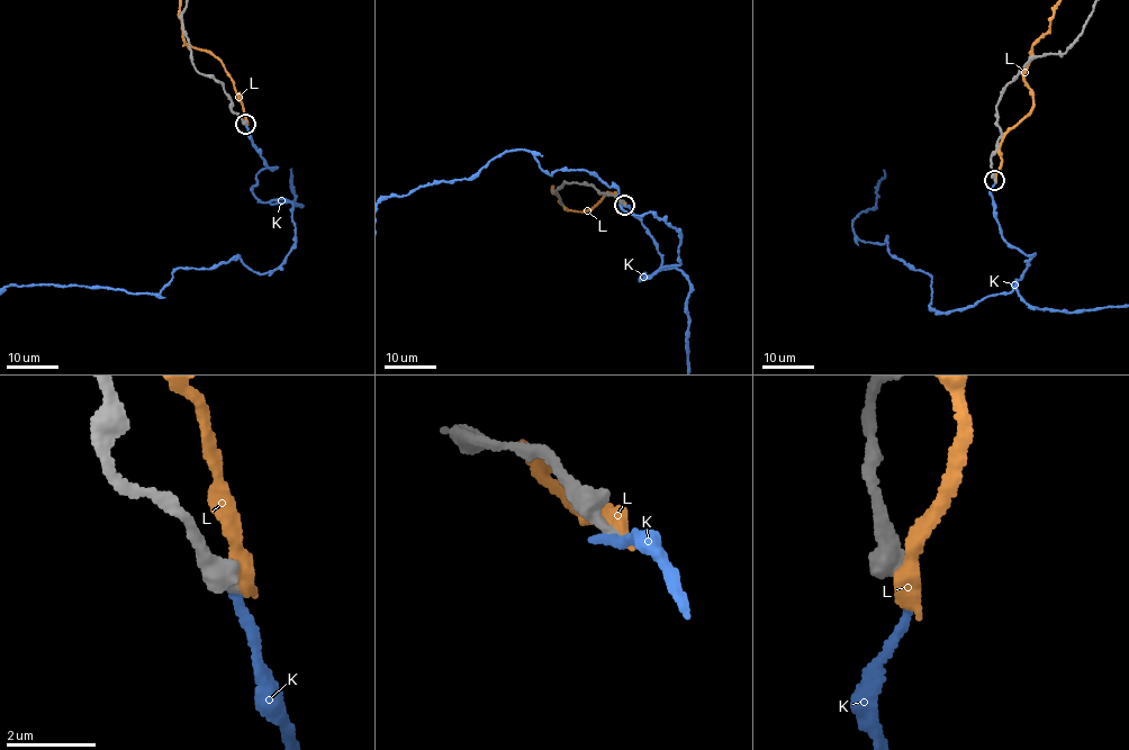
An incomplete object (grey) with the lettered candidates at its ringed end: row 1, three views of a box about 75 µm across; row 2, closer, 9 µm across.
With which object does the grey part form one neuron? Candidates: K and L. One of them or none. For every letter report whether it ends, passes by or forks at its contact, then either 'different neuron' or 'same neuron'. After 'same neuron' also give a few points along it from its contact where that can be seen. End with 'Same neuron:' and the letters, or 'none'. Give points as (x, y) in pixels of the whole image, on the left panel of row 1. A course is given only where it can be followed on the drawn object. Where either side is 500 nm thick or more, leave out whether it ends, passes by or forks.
K: it ends | different neuron
L: it ends | different neuron
Same neuron: none

